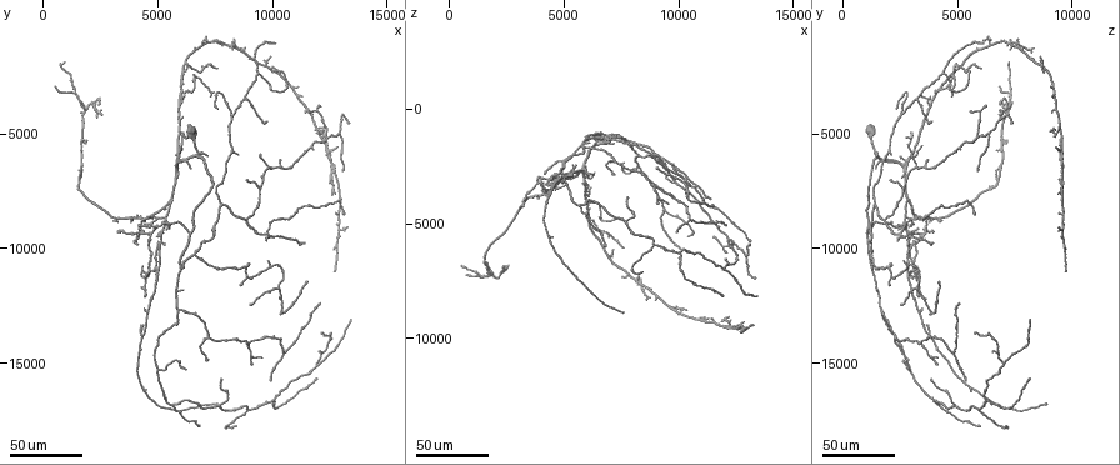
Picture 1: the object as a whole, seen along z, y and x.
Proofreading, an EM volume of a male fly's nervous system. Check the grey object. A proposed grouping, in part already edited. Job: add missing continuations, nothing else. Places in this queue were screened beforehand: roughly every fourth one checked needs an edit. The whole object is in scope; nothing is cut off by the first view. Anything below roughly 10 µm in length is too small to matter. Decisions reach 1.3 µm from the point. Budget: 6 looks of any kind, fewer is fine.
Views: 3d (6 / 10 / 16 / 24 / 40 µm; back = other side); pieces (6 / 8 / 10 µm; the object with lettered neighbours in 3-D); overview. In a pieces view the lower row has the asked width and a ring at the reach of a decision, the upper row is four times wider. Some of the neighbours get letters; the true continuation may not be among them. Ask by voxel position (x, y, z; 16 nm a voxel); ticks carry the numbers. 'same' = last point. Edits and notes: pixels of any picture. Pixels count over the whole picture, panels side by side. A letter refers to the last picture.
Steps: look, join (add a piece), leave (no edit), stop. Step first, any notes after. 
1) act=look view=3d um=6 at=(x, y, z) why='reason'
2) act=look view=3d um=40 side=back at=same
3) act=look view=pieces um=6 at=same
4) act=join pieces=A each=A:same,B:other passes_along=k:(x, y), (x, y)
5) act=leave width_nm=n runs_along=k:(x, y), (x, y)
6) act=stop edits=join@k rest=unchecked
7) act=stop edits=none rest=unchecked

act=look view=3d um=40 at=(12700, 10900, 9800) why='long arm stops here'

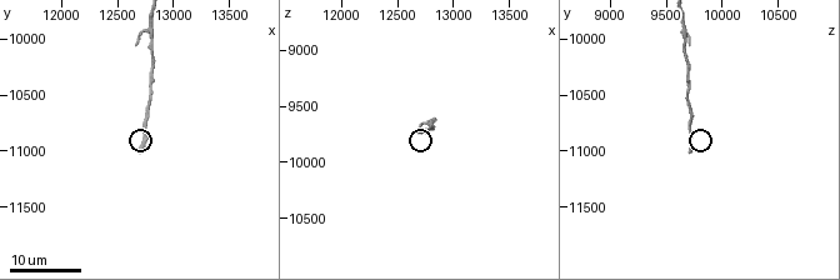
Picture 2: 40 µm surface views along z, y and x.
act=look view=pieces um=6 at=(12720, 11020, 9700)

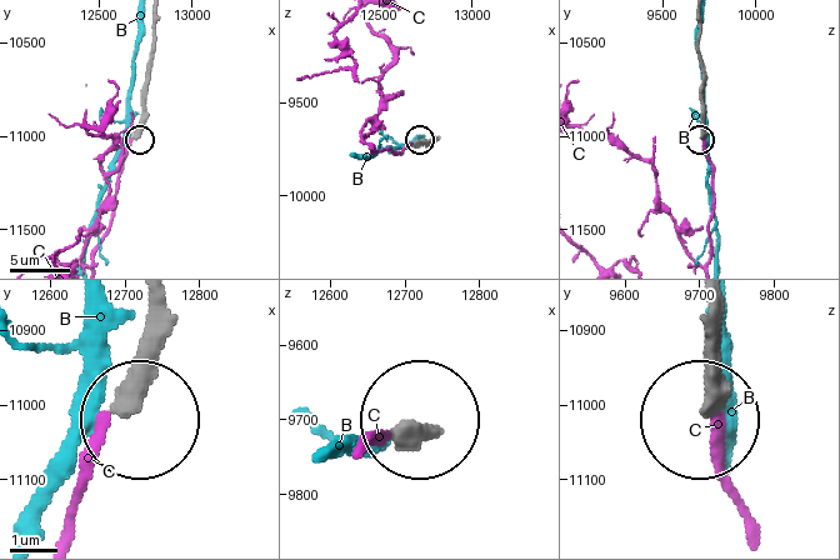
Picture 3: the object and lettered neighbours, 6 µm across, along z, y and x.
act=leave width_nm=390 each=B:other,C:other runs_along=3:(155, 20), (140, 136) found='no lettered piece goes on from it'

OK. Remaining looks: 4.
act=look view=3d um=24 at=(6300, 6500, 1500) why='thin end'

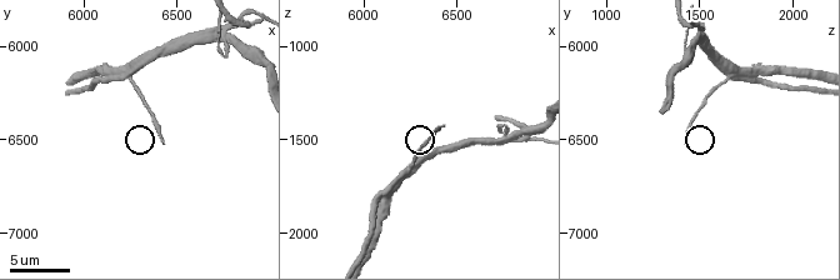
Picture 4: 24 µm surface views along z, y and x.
act=look view=pieces um=10 at=(6440, 6520, 1440) why='see the neighbours'

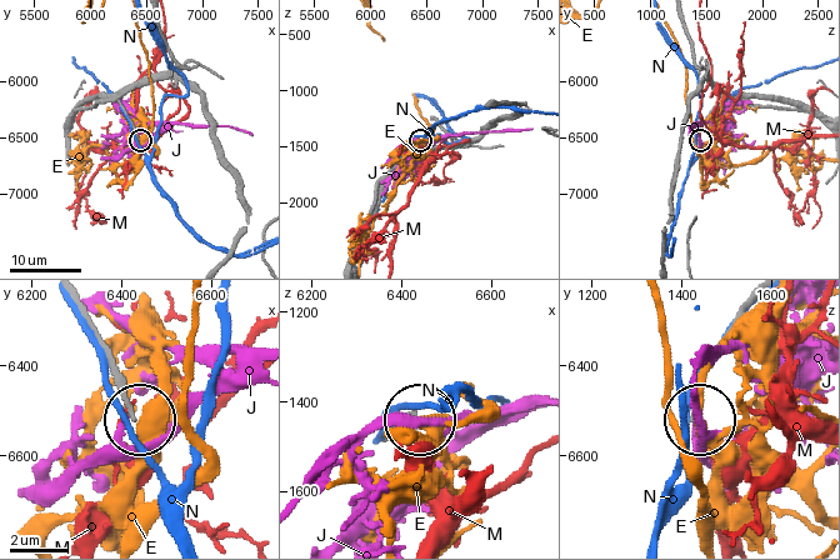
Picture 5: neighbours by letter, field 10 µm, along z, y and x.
act=leave each=E:other,J:other,M:other,N:other runs_along=5:(76, 300), (118, 373), (131, 420) found='none of them fits'

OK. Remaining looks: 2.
act=look view=3d um=24 at=(11400, 9700, 3900) why='long arm stops here'

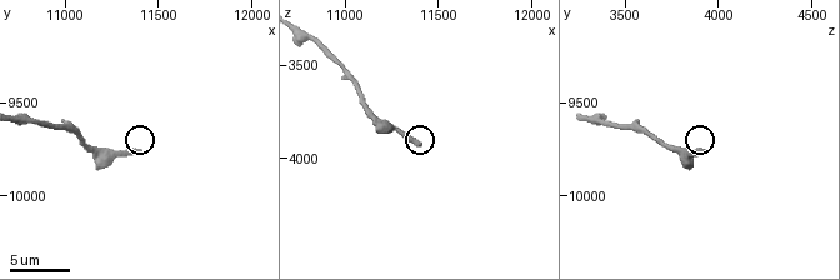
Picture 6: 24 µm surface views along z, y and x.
act=look view=pieces um=6 at=(11400, 9760, 3900)

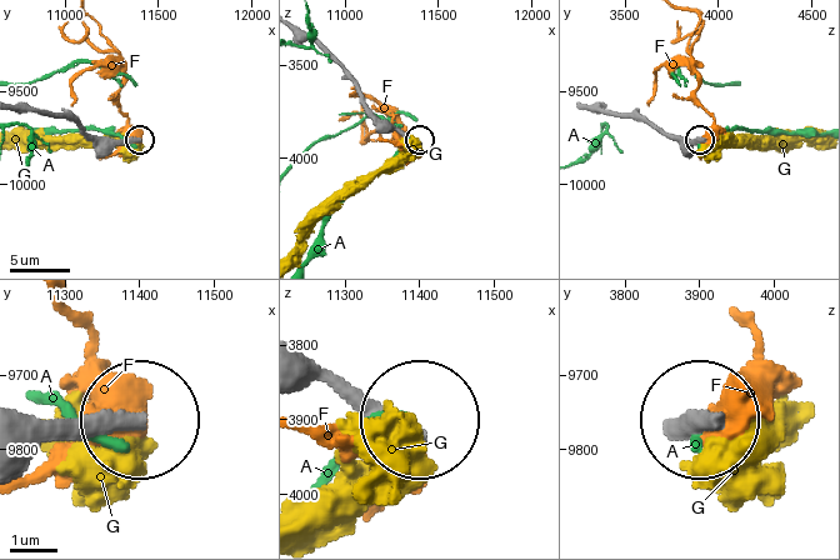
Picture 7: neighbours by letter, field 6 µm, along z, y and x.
act=leave width_nm=350 each=A:other,F:other,G:other found='no lettered piece goes on from it'

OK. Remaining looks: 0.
act=stop edits=none rest=unchecked

